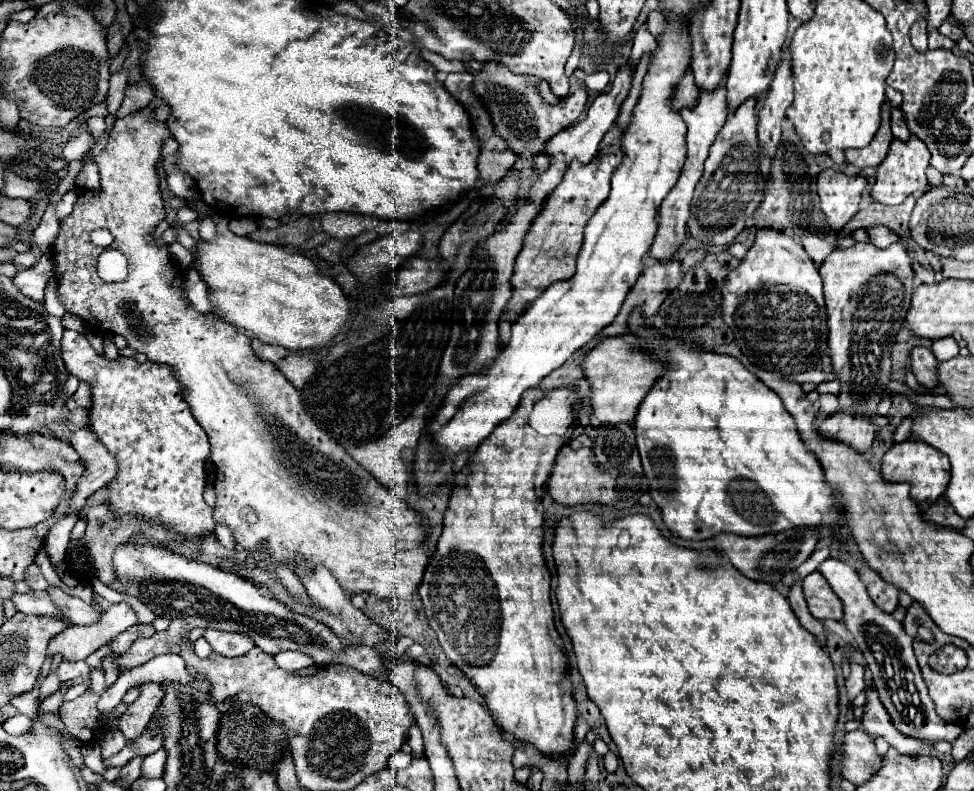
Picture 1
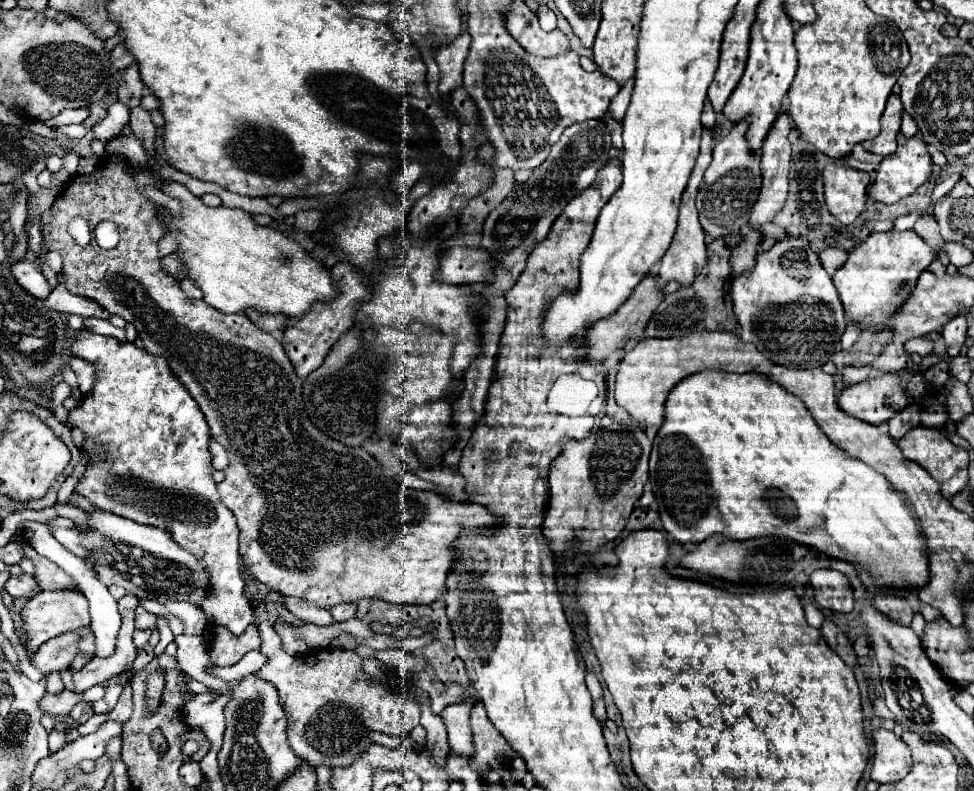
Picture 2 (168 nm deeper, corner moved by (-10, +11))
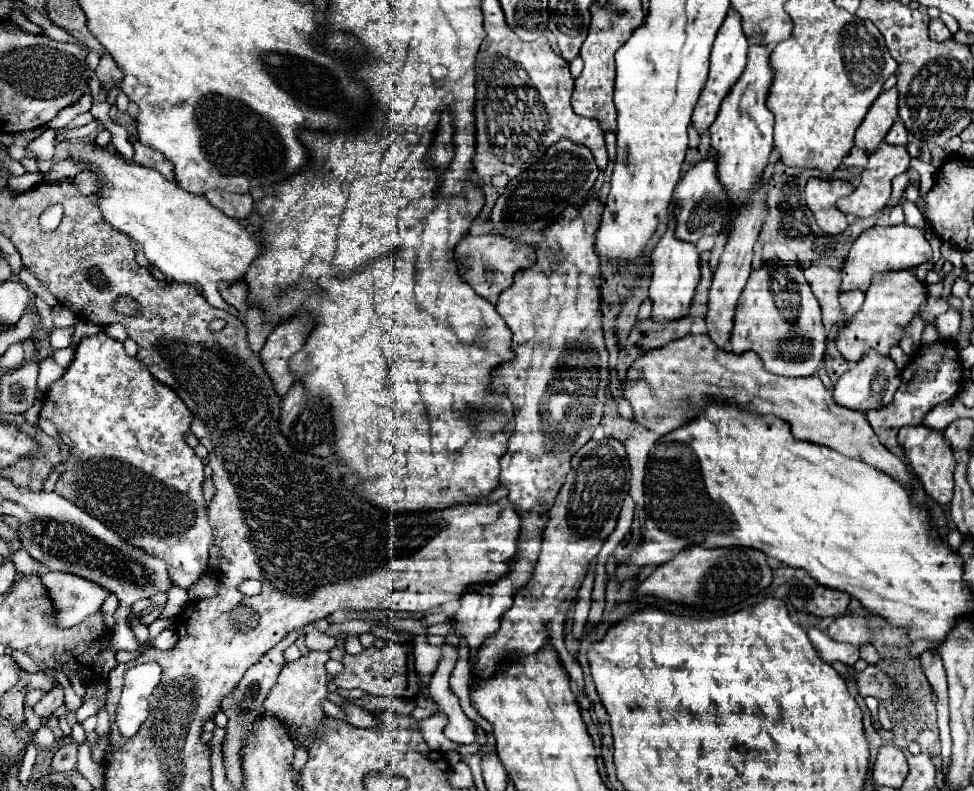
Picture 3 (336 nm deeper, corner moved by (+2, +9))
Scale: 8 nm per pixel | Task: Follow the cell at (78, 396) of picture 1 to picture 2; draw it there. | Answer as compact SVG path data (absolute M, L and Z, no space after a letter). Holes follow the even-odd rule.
M73 357L71 359L71 369L75 371L75 375L77 375L77 379L79 379L79 391L81 391L81 395L85 397L85 395L89 395L91 391L93 391L93 385L95 385L95 367L91 365L91 363L87 363L87 361L83 361L83 359L77 359L77 357Z

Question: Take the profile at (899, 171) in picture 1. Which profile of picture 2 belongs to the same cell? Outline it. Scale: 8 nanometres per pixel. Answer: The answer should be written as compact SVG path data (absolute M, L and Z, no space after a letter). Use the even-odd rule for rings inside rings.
M899 133L897 143L899 143L897 151L893 155L887 155L881 161L881 165L877 169L877 179L875 179L873 187L869 189L869 197L873 197L875 201L881 201L881 203L887 203L887 205L913 195L925 181L929 181L933 177L933 161L927 151L927 143L919 135L905 137L903 133Z

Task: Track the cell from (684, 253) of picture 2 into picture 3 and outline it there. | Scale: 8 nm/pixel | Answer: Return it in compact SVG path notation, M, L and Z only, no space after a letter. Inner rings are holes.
M669 221L667 233L661 237L657 249L651 255L653 261L653 275L651 275L651 287L649 287L649 299L653 303L651 317L659 321L673 321L689 315L689 307L695 295L695 287L701 279L699 275L699 253L693 243L683 243L675 239L675 223Z

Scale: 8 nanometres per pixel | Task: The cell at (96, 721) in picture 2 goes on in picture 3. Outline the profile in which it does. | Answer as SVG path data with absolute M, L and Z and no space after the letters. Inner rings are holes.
M77 743L73 745L63 745L57 749L57 753L53 755L53 771L71 771L77 767Z

